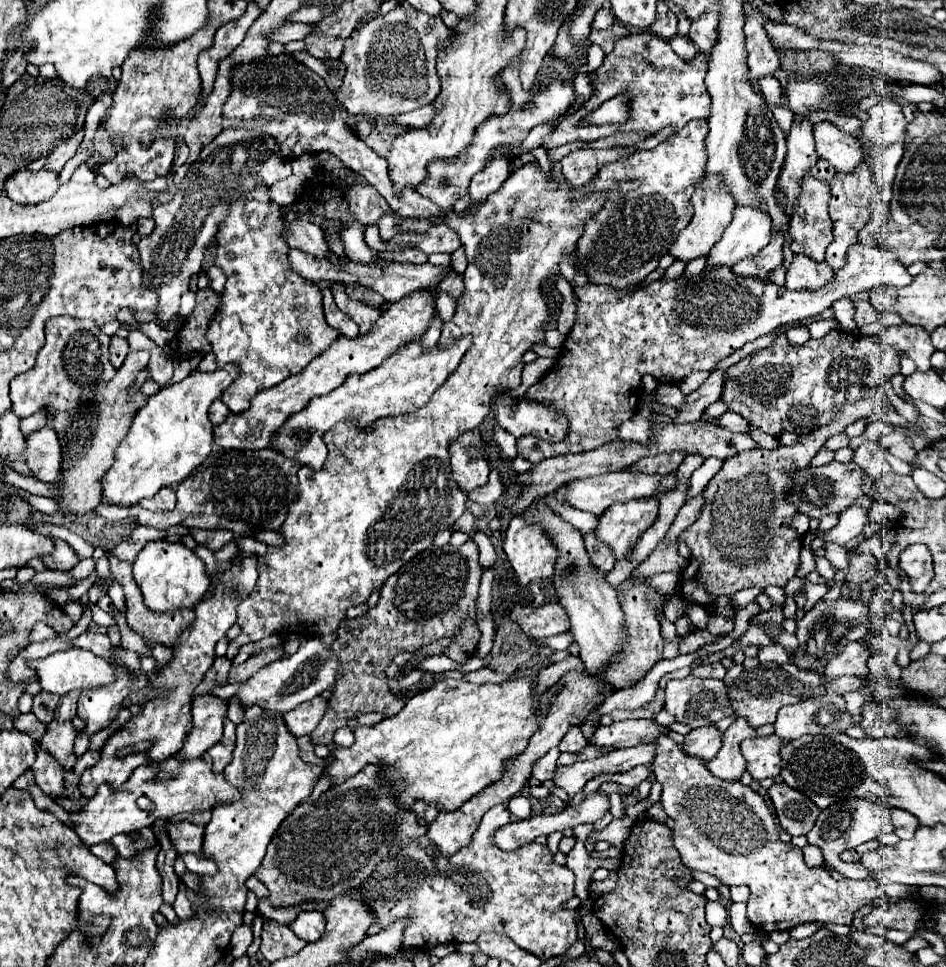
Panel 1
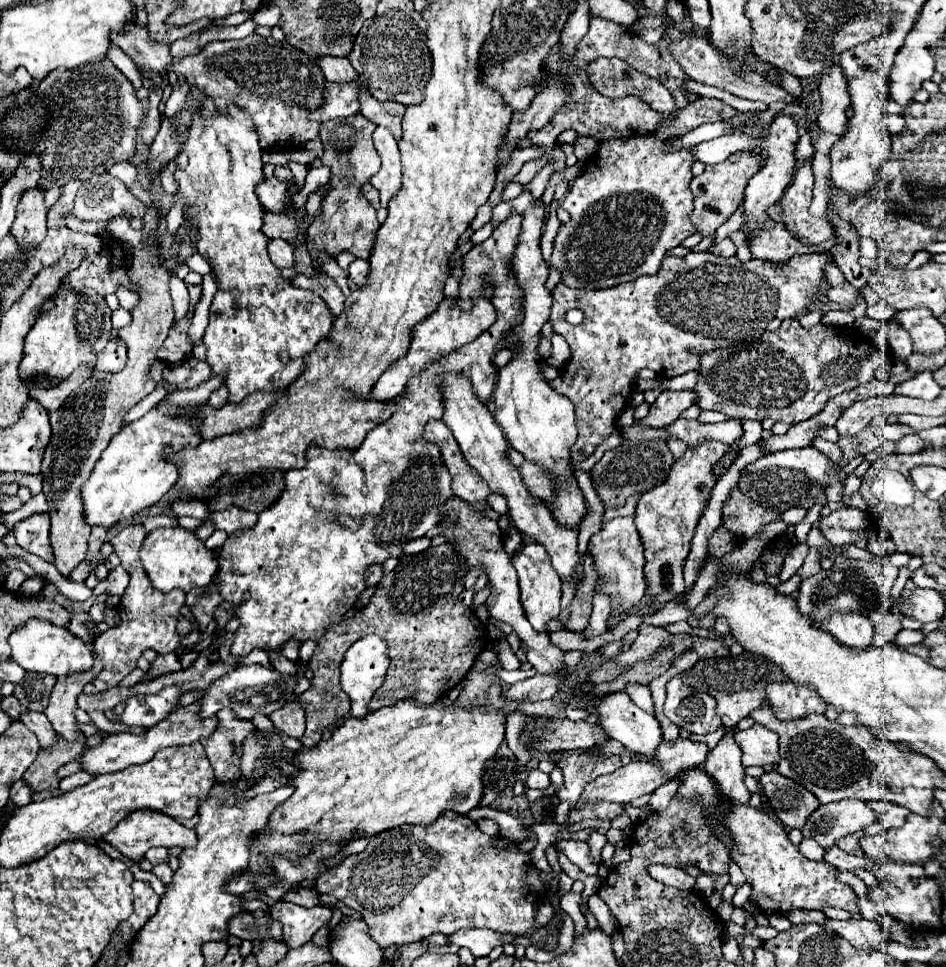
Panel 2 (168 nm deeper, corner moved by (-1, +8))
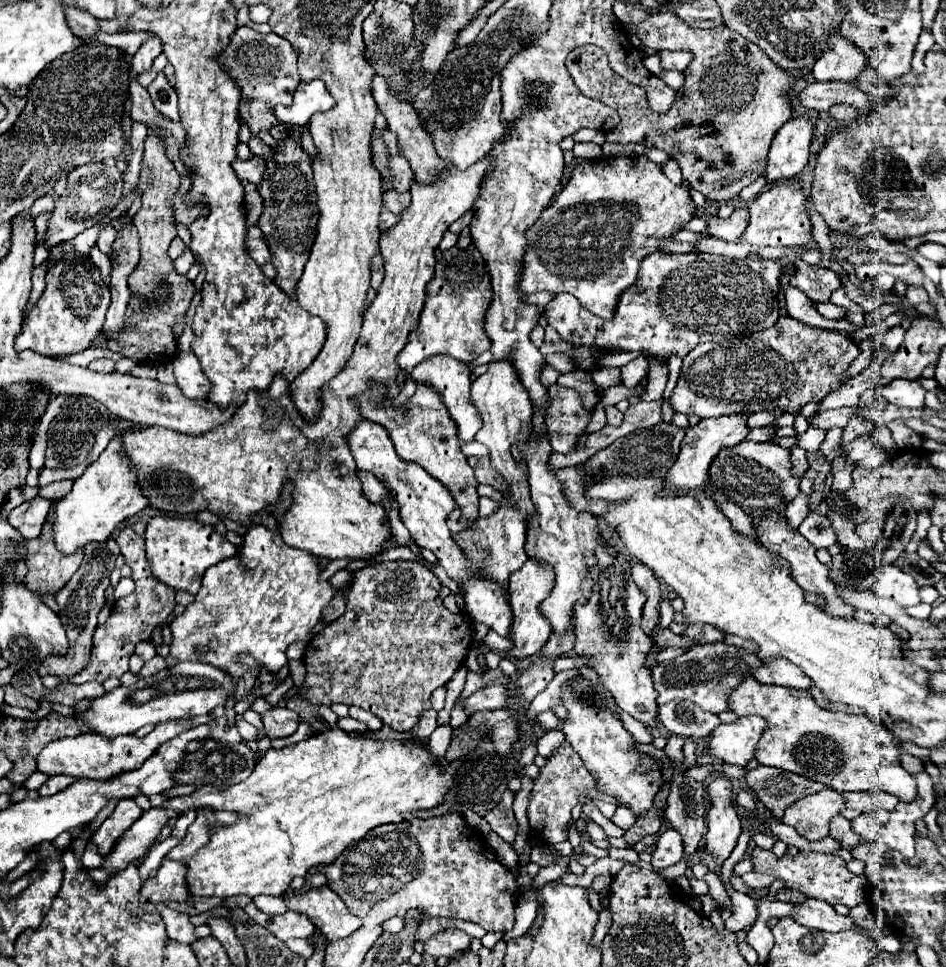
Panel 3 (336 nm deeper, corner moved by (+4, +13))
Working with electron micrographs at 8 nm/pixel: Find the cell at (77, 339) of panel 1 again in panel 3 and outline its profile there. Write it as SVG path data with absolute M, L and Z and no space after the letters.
M67 254L63 262L55 264L45 280L45 292L39 302L31 308L31 314L23 322L23 332L15 338L15 350L33 350L49 358L77 354L87 350L91 340L99 334L107 306L111 302L109 288L103 284L99 270L93 270L89 258L79 258L79 254Z

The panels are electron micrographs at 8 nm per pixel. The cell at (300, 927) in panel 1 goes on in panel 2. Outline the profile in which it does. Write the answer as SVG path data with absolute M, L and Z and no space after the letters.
M282 901L270 909L272 919L284 925L284 943L290 949L302 947L312 939L312 935L332 917L332 911L324 905L306 909L288 901Z

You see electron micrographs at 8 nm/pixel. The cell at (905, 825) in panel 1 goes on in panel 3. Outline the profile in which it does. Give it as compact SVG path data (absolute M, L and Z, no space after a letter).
M847 792L843 794L847 808L859 812L877 812L877 810L895 810L897 798L887 792Z

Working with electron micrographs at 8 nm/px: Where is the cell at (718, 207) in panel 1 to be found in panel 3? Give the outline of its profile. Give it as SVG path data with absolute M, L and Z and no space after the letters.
M661 8L651 12L649 20L641 24L629 24L631 28L639 30L639 38L645 46L653 50L691 50L695 54L693 62L687 68L687 80L677 90L677 98L669 112L655 112L649 106L649 98L641 86L631 84L629 80L615 74L609 66L607 54L599 46L579 46L567 56L567 68L573 76L577 88L583 94L589 94L589 98L599 98L601 102L617 108L621 116L621 124L605 134L607 142L619 142L619 144L631 144L641 142L647 146L661 148L671 154L673 160L679 162L683 170L683 180L693 188L705 194L707 199L713 202L724 203L735 197L749 186L755 178L763 174L763 166L767 162L767 150L771 146L771 138L775 136L775 130L783 126L791 118L791 102L789 102L789 90L793 84L793 78L775 66L759 46L753 42L747 42L741 34L735 34L733 30L727 30L727 26L711 28L711 30L699 30L687 26L679 16L675 16L671 10Z

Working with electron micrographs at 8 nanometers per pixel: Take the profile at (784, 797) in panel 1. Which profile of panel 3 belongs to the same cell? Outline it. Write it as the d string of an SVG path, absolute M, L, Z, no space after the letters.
M757 766L755 770L749 770L745 774L745 782L777 820L783 818L789 806L825 788L819 786L819 782L811 782L799 774L789 774L785 770L767 766Z

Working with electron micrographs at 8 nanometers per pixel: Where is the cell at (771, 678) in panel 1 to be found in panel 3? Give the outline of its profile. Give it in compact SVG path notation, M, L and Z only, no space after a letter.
M725 642L695 646L693 650L685 652L679 658L673 658L669 662L661 662L661 664L653 666L651 674L653 674L655 690L659 692L657 702L663 704L663 702L669 702L671 698L683 698L683 700L691 700L691 702L699 704L703 710L707 710L711 714L727 712L729 710L729 694L747 676L753 676L761 664L763 662L755 654L751 654L743 648L727 646Z

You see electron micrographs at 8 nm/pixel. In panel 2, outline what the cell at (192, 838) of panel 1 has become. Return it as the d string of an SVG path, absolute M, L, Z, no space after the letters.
M132 811L128 819L122 819L118 827L114 827L106 837L106 843L110 843L114 849L118 849L124 857L132 861L140 861L150 847L196 847L198 839L194 829L188 829L180 823L176 823L168 815L160 815L160 811Z

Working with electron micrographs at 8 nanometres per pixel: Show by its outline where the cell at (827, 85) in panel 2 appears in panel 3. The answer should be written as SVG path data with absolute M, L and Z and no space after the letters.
M841 34L831 36L825 42L825 52L813 66L813 74L819 82L847 82L857 84L865 66L863 54L851 46Z

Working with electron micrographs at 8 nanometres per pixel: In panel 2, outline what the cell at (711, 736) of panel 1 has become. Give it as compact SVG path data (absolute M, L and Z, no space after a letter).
M678 739L674 743L666 743L662 741L660 747L656 749L656 759L646 761L632 761L628 765L624 765L622 769L610 773L610 775L602 775L598 779L594 779L592 783L588 783L582 799L580 799L580 807L594 803L594 801L614 801L614 803L630 803L632 799L646 795L646 793L654 793L654 789L658 789L660 785L668 783L670 779L674 779L676 775L682 775L684 771L704 763L708 755L708 745L702 741L694 741L694 739Z

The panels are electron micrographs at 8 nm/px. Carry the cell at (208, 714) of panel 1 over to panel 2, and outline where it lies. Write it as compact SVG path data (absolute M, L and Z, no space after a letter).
M192 703L190 707L176 711L166 721L148 729L144 735L132 735L132 733L108 735L96 747L90 747L88 751L82 753L82 757L78 757L80 767L82 767L82 771L88 771L92 777L104 775L104 773L116 773L116 771L124 771L130 765L148 763L158 753L158 749L164 749L170 745L186 745L192 741L200 741L202 737L208 737L216 731L216 717L202 719L202 717L198 717L198 711L200 711L200 707L196 703Z

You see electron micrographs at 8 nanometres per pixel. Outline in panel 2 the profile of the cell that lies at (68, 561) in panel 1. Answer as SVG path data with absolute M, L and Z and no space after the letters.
M36 513L12 527L16 543L22 549L52 563L52 547L48 539L48 529L50 529L48 513Z

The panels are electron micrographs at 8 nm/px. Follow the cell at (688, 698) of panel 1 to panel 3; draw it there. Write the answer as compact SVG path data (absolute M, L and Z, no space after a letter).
M671 700L667 704L661 704L659 718L671 734L683 738L689 736L693 740L709 736L721 724L721 720L715 714L705 712L691 700Z

